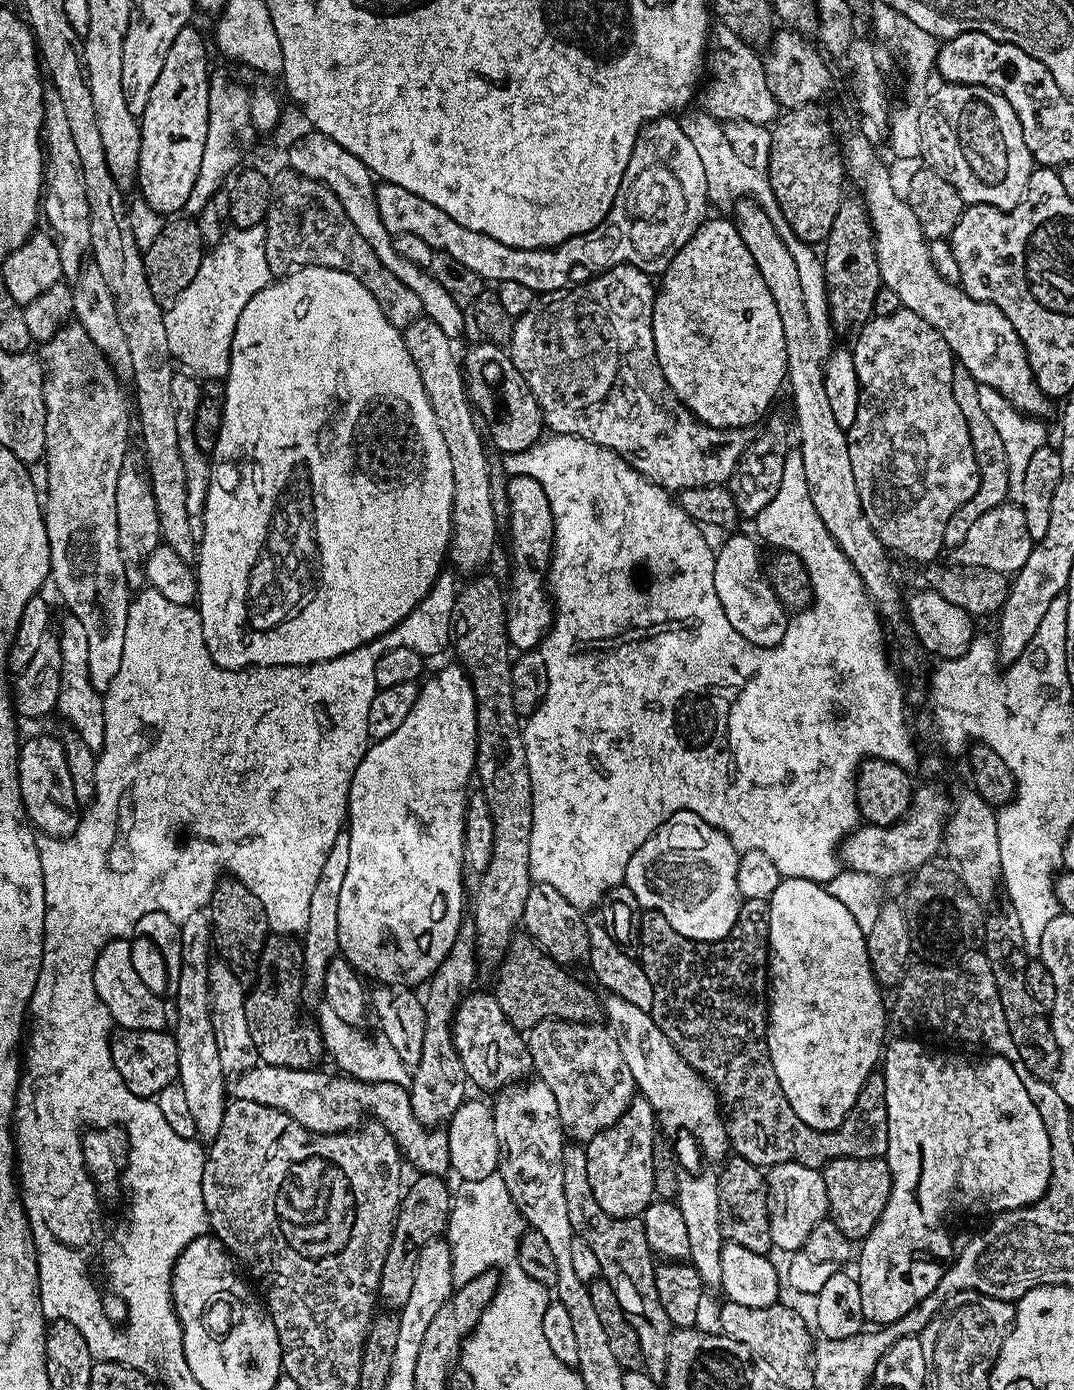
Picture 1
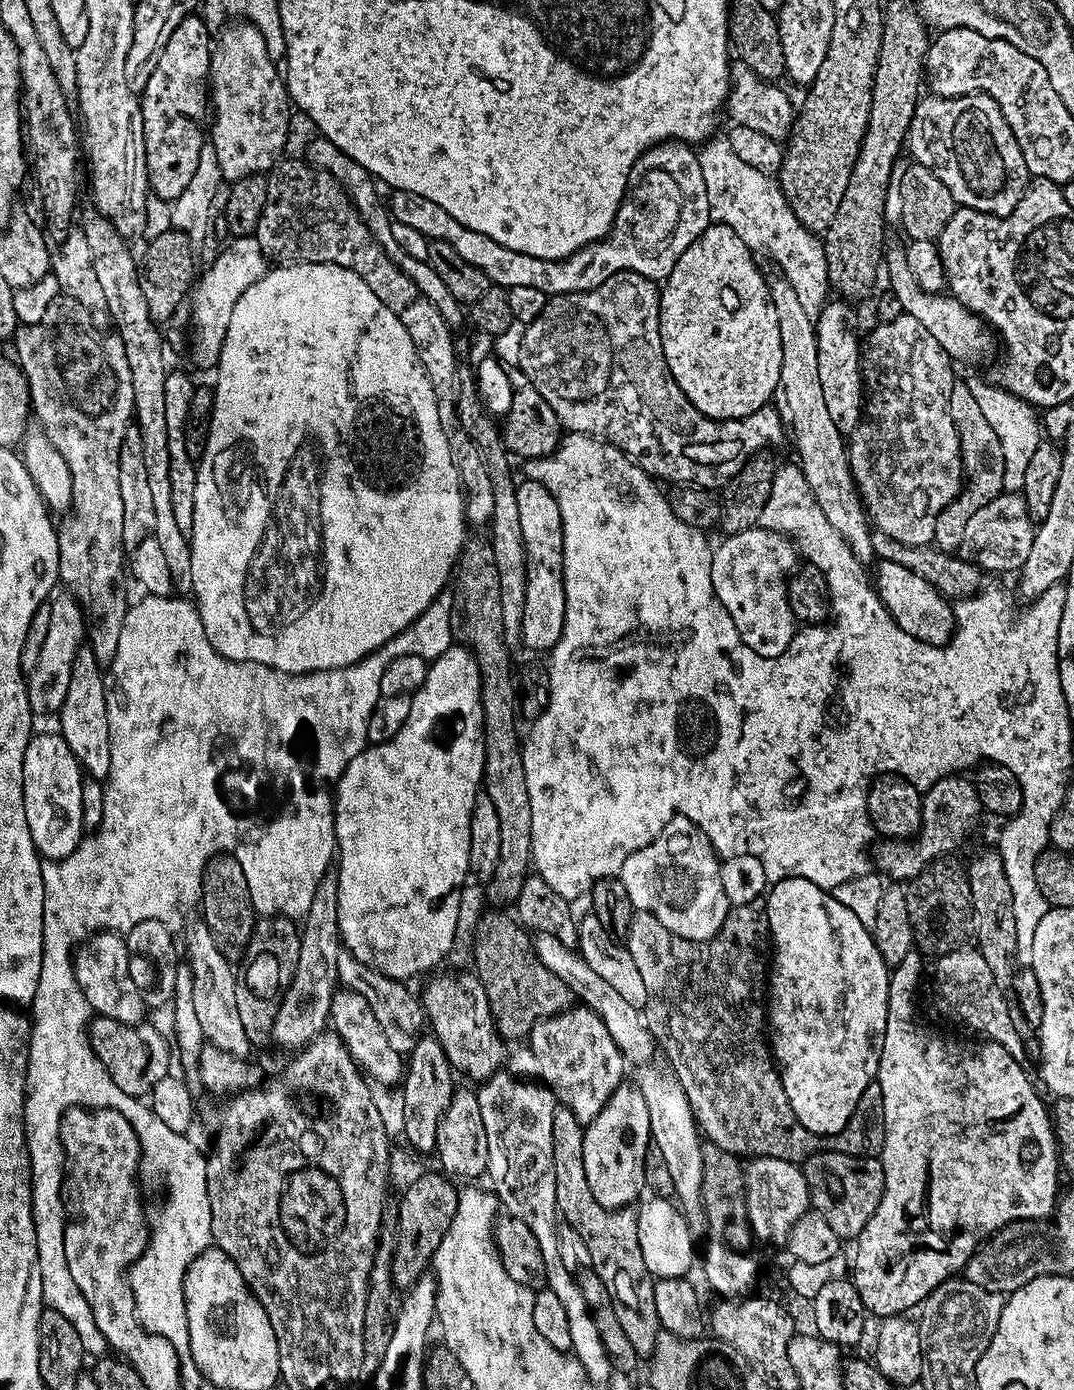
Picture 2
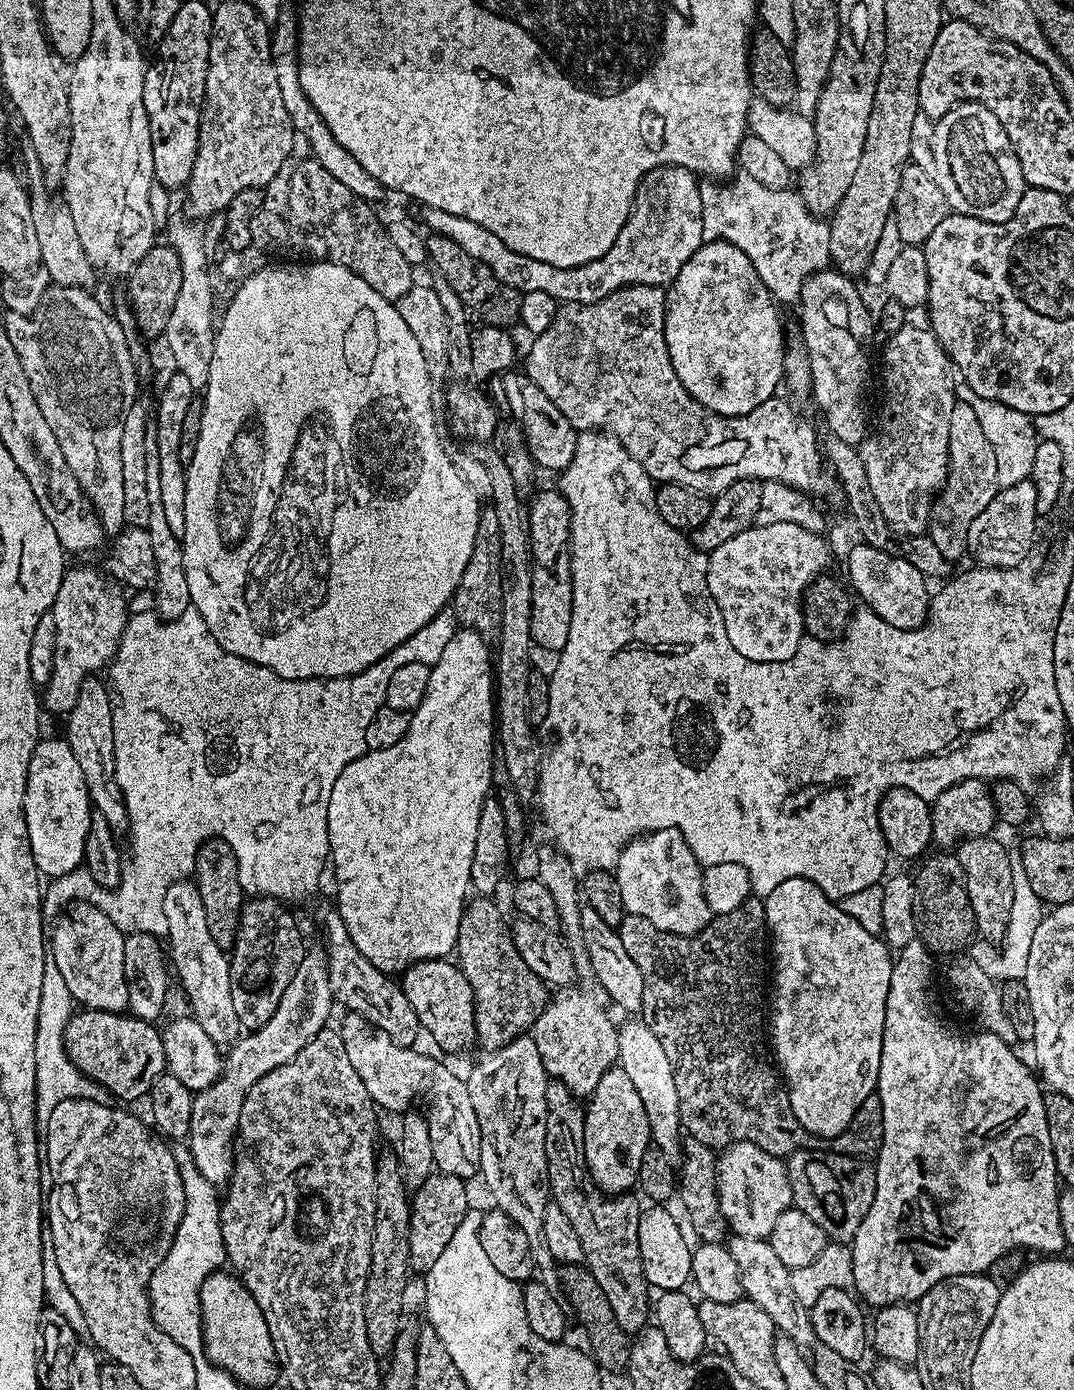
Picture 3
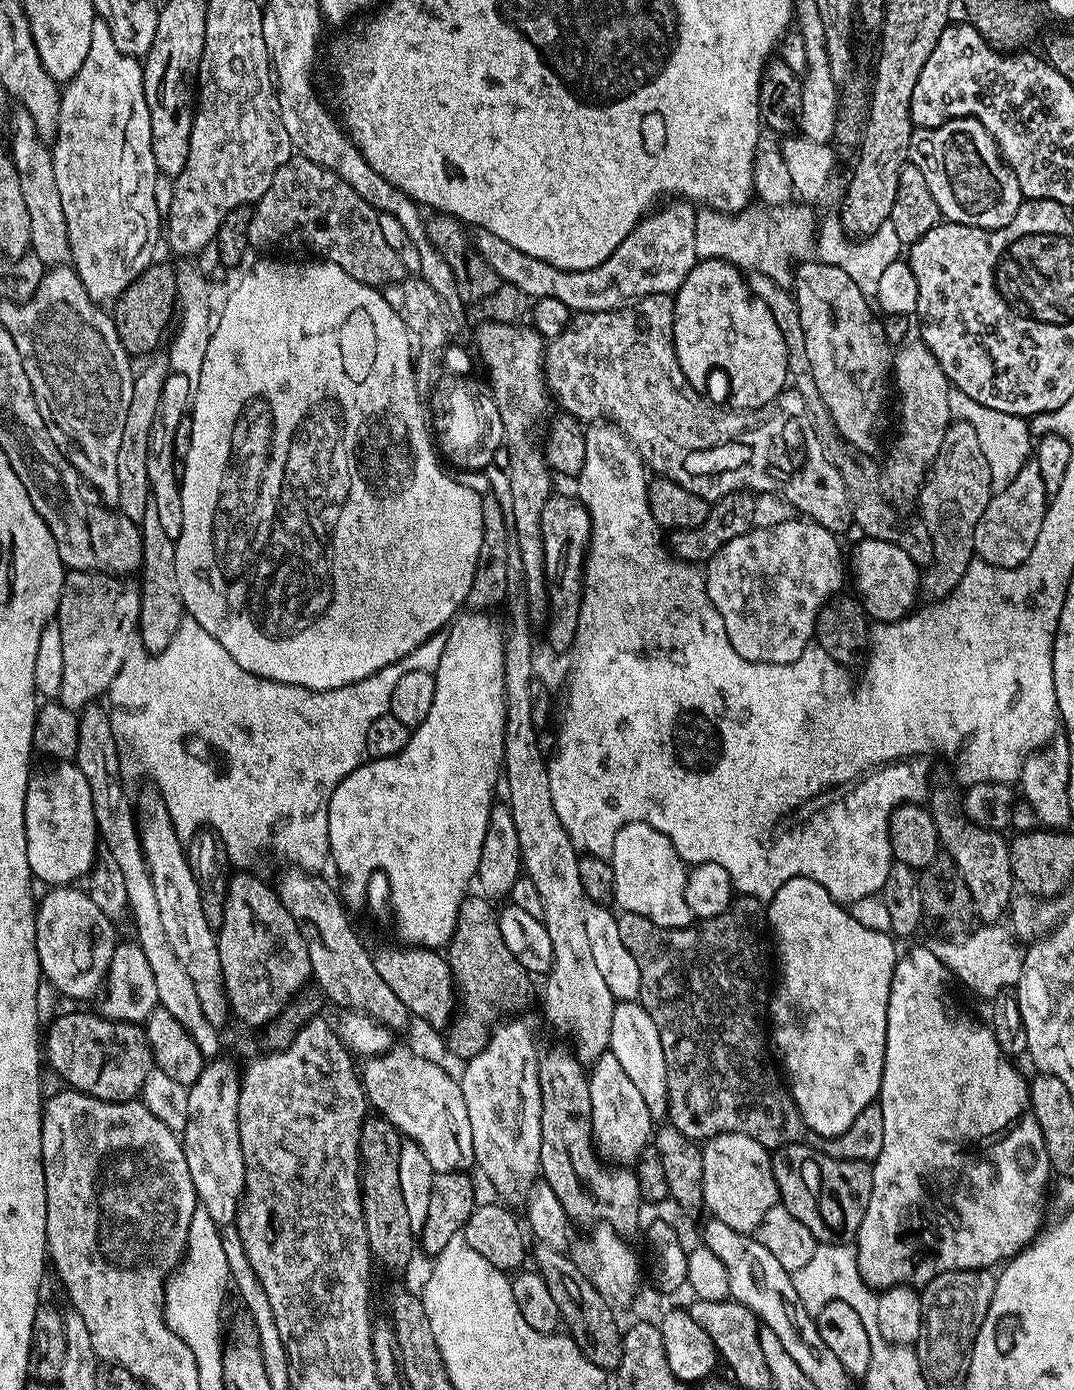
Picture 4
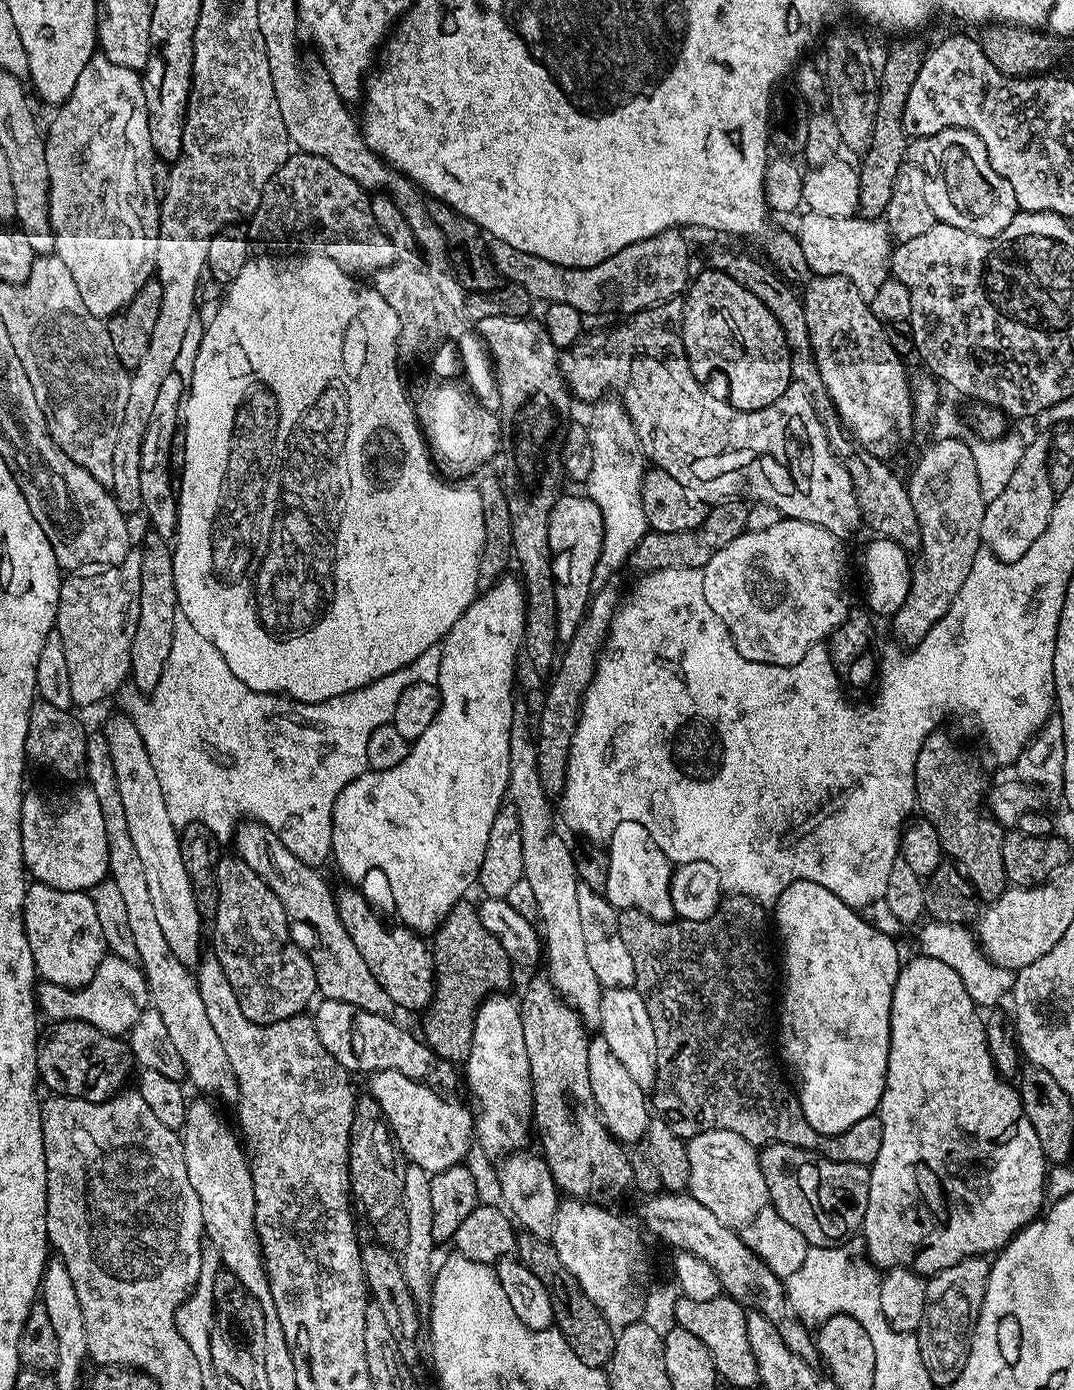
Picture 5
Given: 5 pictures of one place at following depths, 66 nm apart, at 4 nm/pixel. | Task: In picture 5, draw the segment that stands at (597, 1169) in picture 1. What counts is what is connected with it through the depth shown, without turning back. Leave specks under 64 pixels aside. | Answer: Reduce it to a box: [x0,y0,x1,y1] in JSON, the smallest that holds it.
[588,1034,650,1146]

